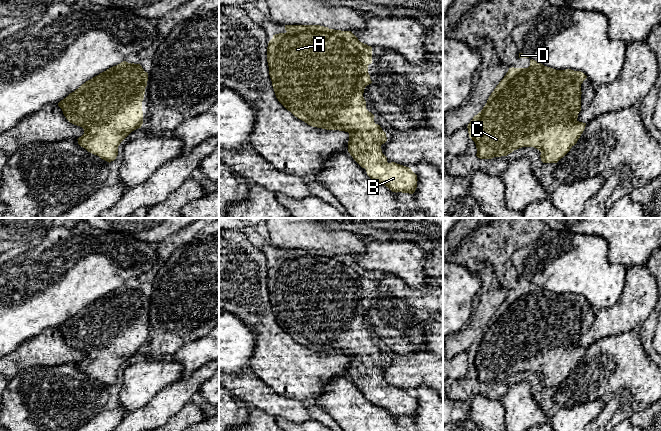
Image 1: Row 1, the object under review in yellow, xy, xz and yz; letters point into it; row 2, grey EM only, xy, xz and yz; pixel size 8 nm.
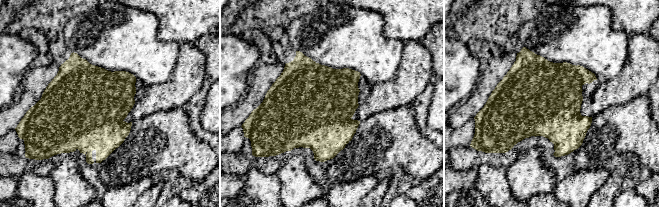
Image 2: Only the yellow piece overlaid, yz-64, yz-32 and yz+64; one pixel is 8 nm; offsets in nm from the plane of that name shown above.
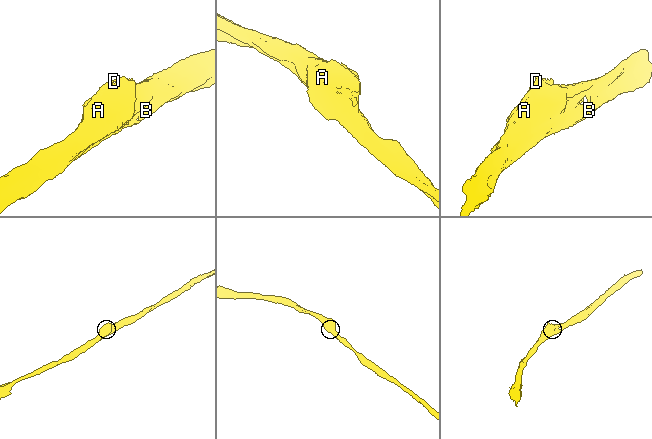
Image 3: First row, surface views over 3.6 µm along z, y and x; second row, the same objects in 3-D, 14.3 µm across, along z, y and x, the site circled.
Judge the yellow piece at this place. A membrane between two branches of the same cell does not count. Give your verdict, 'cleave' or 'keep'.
keep

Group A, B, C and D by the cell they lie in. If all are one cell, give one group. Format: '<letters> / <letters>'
A B C D

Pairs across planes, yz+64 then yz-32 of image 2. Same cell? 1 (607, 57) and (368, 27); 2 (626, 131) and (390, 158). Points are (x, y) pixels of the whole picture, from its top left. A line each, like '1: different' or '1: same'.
1: same
2: same

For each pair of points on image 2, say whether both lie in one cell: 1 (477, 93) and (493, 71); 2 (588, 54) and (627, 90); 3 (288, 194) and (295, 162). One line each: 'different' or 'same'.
1: same
2: different
3: same

